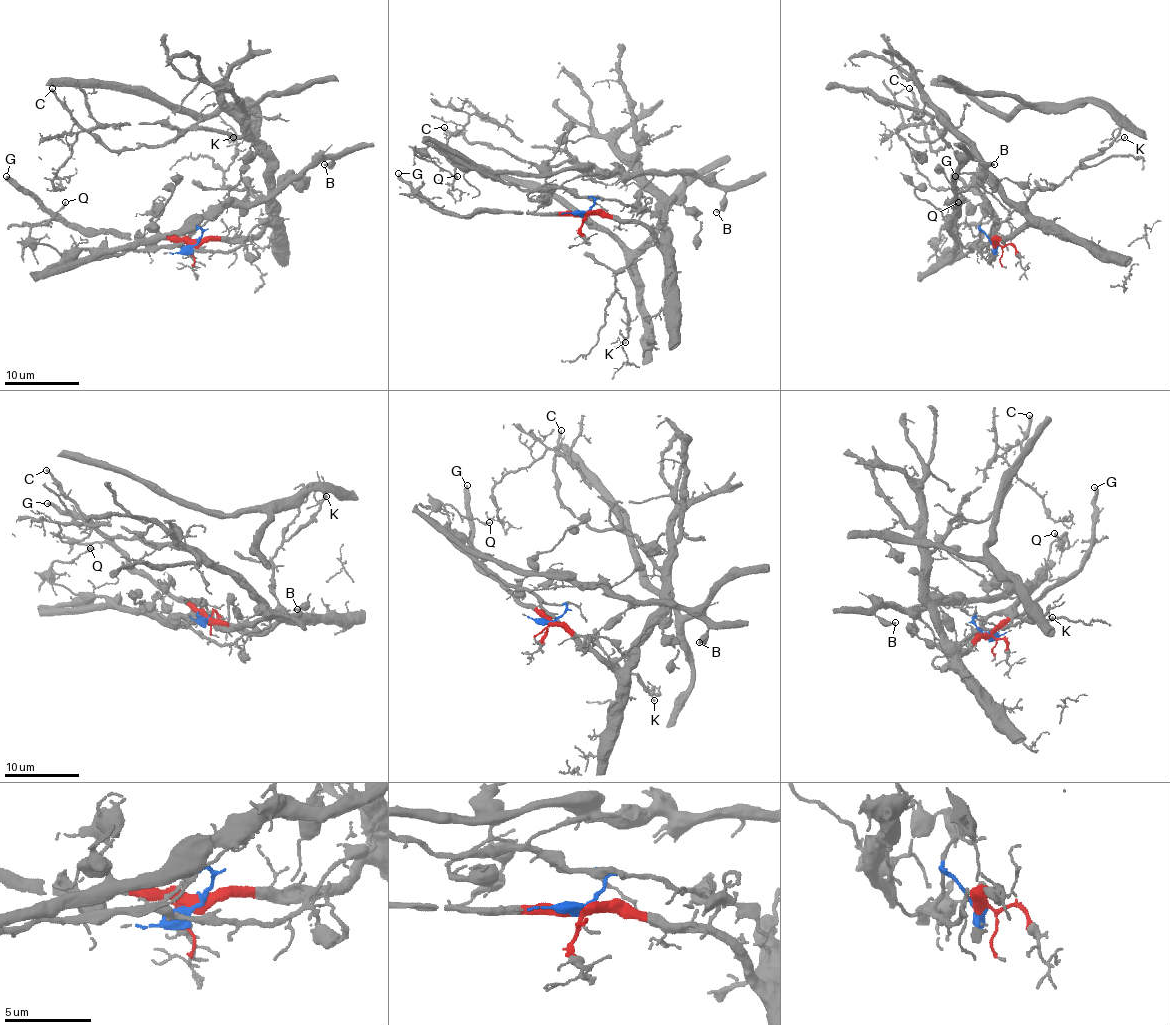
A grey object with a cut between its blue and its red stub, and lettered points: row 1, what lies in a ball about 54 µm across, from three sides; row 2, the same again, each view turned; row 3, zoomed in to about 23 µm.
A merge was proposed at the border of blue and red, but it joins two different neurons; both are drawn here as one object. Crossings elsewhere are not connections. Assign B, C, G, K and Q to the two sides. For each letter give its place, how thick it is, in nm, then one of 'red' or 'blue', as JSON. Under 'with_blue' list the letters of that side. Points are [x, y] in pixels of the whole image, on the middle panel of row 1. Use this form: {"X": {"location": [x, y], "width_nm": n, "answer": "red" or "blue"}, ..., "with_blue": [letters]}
{"B": {"location": [716, 212], "width_nm": 240, "answer": "blue"}, "C": {"location": [444, 127], "width_nm": 240, "answer": "red"}, "G": {"location": [398, 173], "width_nm": 320, "answer": "red"}, "K": {"location": [625, 342], "width_nm": 110, "answer": "red"}, "Q": {"location": [457, 176], "width_nm": 220, "answer": "blue"}, "with_blue": ["B", "Q"]}

